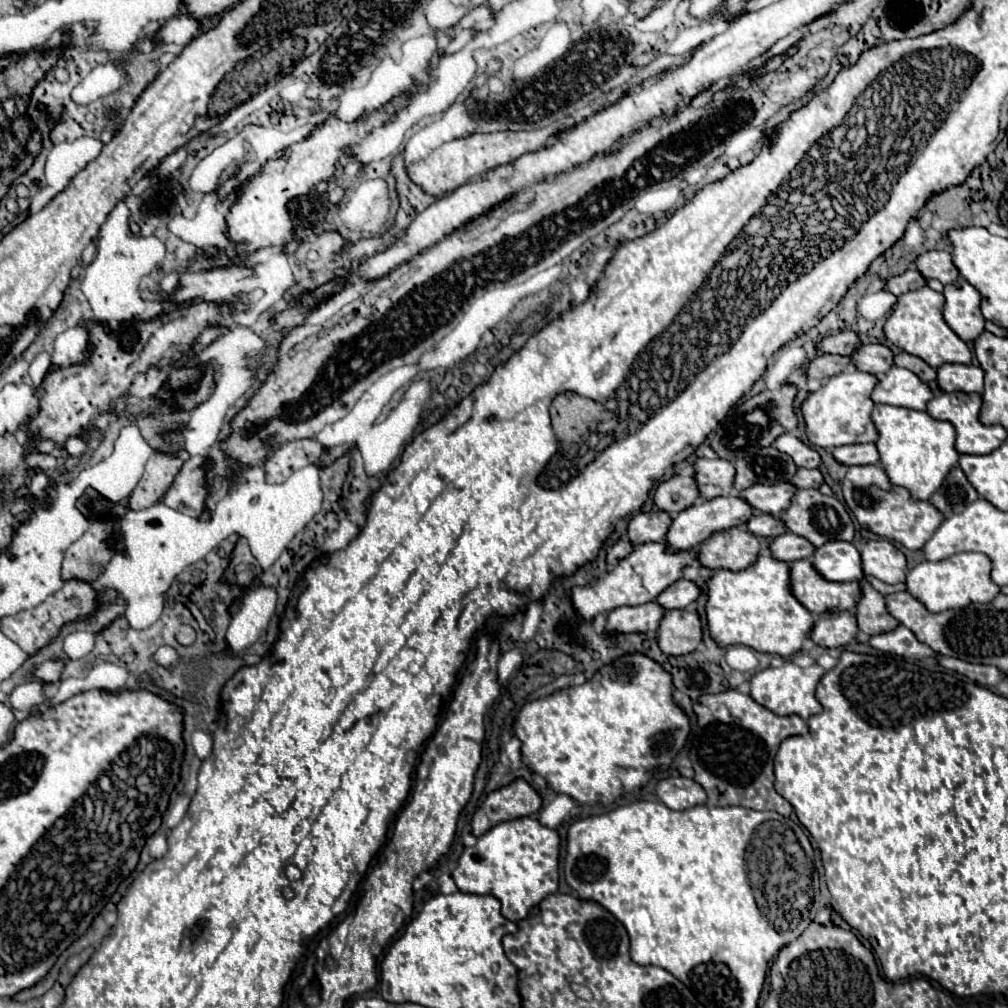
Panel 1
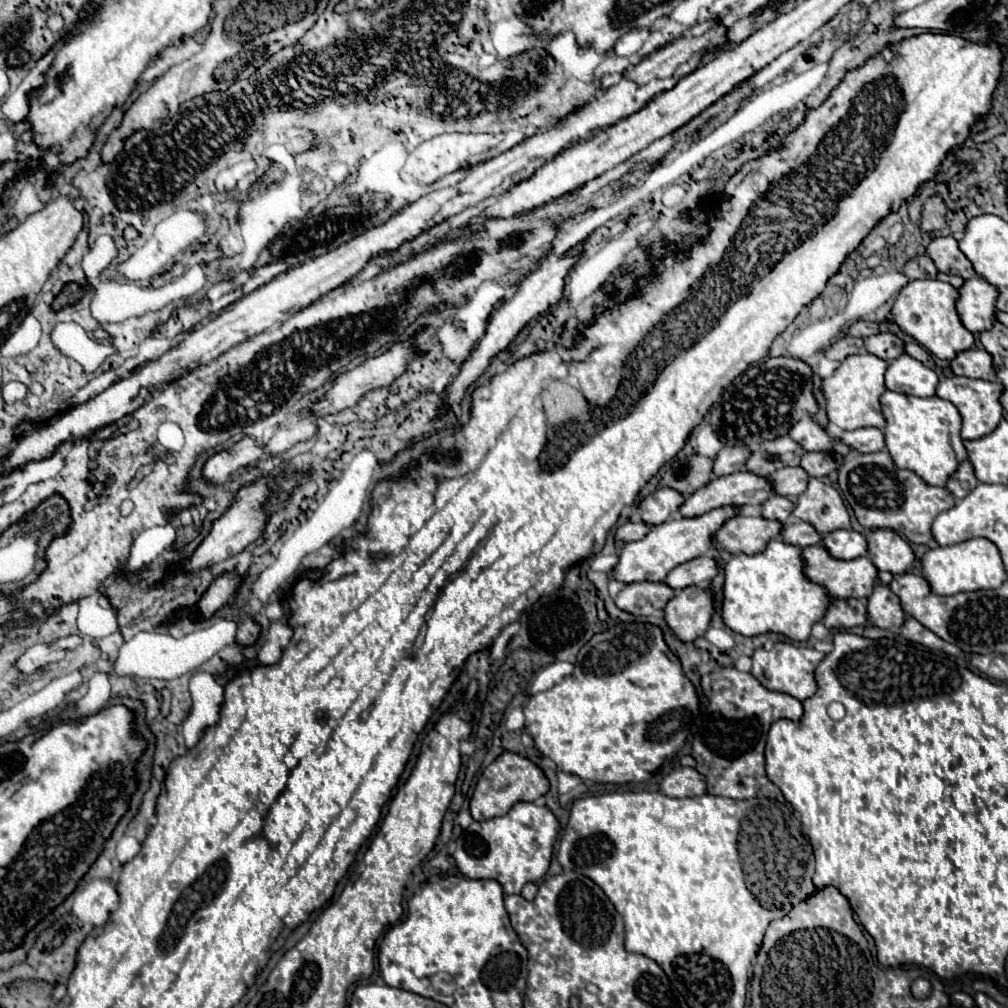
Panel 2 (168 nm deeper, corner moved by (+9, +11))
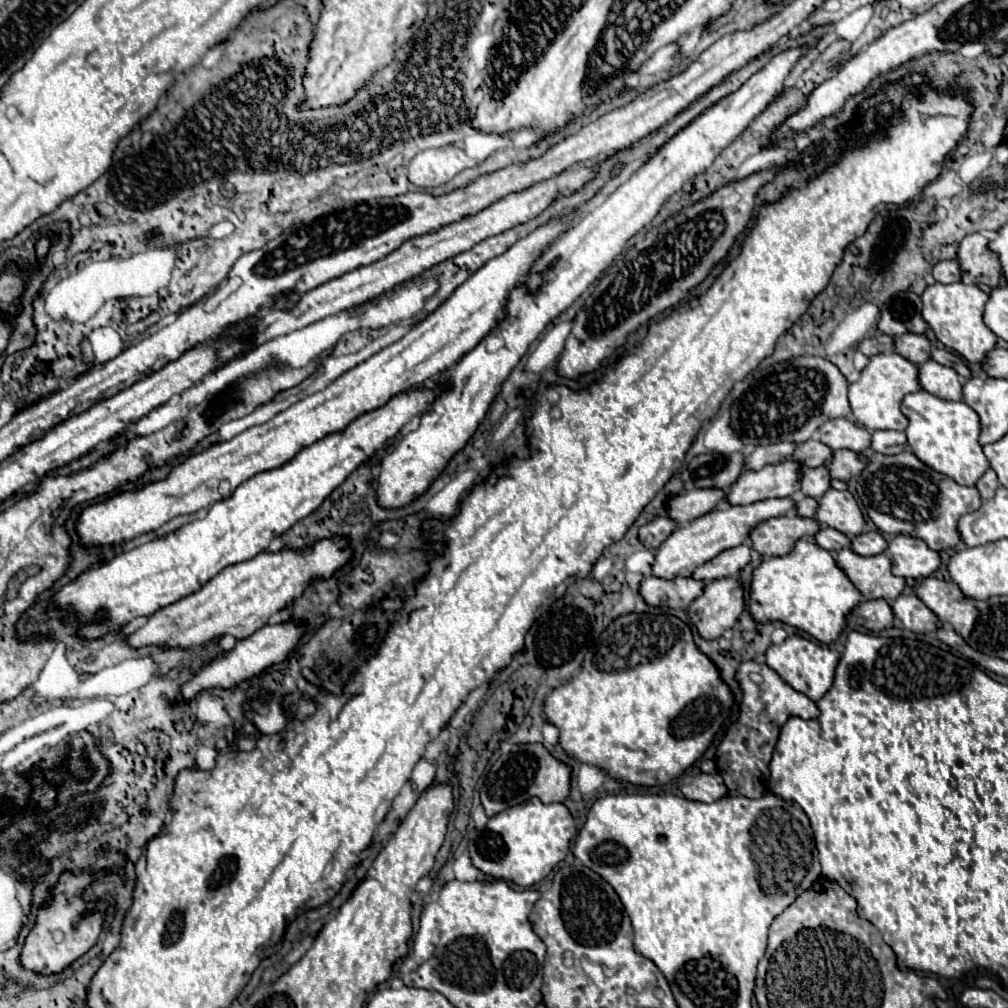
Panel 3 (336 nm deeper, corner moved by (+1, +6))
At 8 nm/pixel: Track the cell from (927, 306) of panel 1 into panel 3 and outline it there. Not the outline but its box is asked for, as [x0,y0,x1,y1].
[922,283,996,363]

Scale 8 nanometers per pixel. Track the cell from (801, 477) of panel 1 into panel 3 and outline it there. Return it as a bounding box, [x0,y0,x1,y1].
[824,449,866,481]

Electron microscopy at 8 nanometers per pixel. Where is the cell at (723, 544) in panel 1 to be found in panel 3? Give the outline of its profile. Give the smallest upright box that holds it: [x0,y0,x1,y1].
[748,515,820,557]

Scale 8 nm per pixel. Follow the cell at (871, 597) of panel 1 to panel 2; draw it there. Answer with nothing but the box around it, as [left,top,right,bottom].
[868,584,908,630]

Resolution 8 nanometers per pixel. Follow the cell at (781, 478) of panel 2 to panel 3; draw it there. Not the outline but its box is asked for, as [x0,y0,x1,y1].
[800,467,830,499]

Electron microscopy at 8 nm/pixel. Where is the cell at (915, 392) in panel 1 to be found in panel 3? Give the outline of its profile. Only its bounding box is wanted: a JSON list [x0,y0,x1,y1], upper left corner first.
[918,359,962,401]

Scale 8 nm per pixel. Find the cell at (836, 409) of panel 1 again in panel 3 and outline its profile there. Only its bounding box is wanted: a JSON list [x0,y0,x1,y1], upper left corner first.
[848,353,920,431]

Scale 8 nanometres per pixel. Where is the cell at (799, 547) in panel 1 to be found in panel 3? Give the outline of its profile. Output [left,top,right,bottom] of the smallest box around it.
[814,527,850,551]

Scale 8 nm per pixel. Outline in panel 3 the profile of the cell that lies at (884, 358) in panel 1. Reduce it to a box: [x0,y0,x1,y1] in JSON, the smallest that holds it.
[894,333,930,365]

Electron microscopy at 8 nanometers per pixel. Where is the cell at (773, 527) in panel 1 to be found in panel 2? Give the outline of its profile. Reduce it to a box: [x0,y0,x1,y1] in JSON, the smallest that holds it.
[762,494,794,522]

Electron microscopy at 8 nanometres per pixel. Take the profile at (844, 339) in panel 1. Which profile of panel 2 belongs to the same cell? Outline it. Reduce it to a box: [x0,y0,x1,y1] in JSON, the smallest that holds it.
[848,320,880,338]

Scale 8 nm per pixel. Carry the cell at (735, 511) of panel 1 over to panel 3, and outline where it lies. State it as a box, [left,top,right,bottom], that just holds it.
[726,461,800,505]

